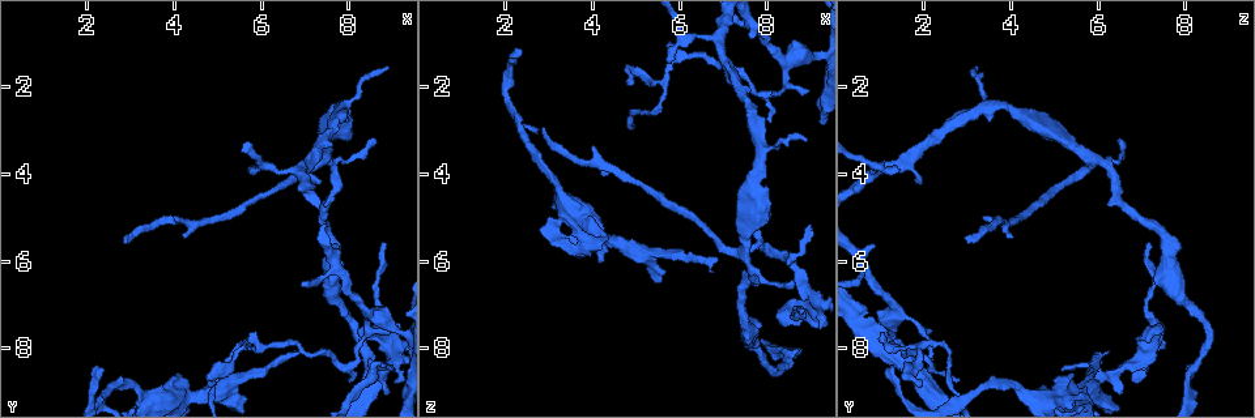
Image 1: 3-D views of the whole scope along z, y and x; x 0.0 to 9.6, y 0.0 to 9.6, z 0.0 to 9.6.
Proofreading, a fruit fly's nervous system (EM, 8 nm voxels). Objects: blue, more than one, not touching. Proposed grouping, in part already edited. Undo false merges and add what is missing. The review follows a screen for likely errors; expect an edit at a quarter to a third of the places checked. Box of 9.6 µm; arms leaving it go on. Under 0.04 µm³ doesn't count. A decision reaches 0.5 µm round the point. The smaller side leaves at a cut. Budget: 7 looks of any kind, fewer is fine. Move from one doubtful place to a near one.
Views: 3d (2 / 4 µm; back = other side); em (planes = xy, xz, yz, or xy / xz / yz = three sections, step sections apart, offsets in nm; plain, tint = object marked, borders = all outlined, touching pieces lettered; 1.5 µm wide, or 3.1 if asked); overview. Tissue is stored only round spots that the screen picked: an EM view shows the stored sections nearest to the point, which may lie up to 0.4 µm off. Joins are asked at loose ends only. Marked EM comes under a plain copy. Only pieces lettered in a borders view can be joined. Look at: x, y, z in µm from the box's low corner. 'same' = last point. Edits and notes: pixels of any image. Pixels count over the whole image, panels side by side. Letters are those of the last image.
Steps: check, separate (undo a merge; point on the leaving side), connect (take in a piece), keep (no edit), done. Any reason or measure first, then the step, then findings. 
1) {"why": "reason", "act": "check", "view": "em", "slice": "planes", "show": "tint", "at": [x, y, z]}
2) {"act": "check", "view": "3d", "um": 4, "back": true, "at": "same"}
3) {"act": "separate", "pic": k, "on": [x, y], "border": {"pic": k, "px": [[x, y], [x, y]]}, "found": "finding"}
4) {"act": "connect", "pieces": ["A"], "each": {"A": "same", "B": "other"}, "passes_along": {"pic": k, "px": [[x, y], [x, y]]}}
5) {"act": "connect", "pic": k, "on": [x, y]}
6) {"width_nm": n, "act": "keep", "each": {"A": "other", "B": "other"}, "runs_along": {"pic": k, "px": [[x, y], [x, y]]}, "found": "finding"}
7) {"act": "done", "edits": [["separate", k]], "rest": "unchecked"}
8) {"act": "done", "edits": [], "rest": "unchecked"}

{"act": "check", "view": "em", "slice": "yz", "step": 8, "show": "tint", "at": [5.55, 7.95, 2.45]}

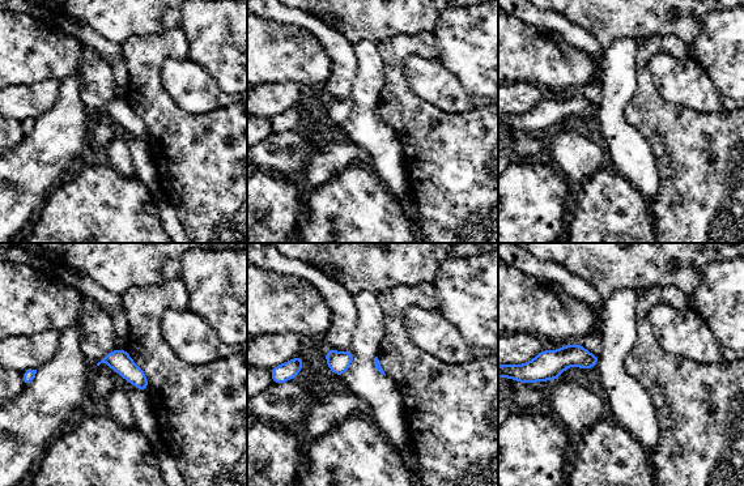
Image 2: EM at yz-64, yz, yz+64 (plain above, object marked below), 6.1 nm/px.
{"why": "another direction", "act": "check", "view": "em", "slice": "planes", "show": "tint", "at": "same"}

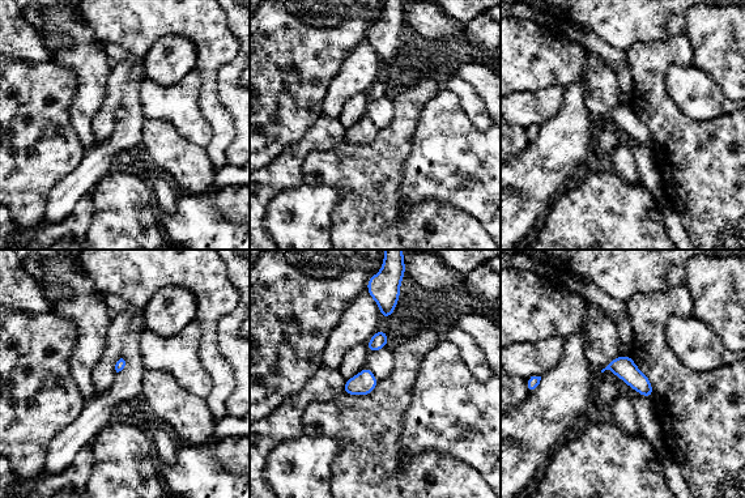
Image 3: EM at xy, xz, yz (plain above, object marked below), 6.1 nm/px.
{"act": "check", "view": "em", "slice": "planes", "show": "borders", "at": "same"}

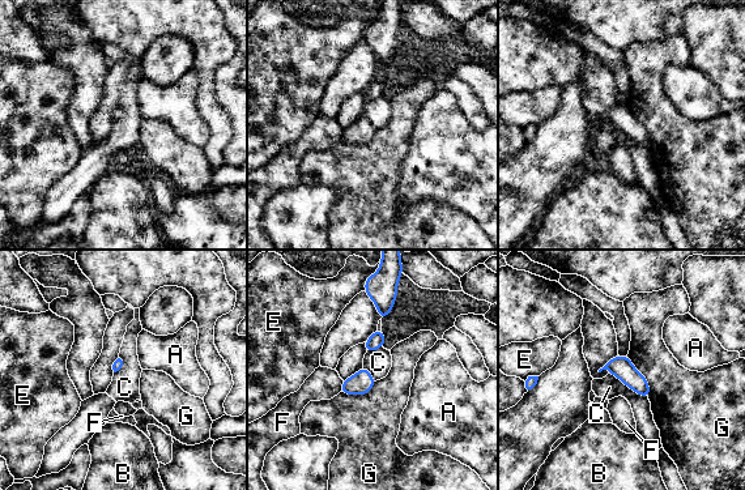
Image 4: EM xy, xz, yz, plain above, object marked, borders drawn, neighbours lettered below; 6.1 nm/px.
{"act": "keep", "each": {"A": "other", "B": "other", "C": "other", "E": "other", "F": "other", "G": "other"}, "border": {"pic": 4, "px": [[611, 373], [647, 399]]}, "found": "all the same neuron"}

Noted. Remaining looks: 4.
{"why": "an open end", "act": "check", "view": "em", "slice": "xz", "step": 4, "show": "tint", "at": [9.00, 7.65, 2.05]}

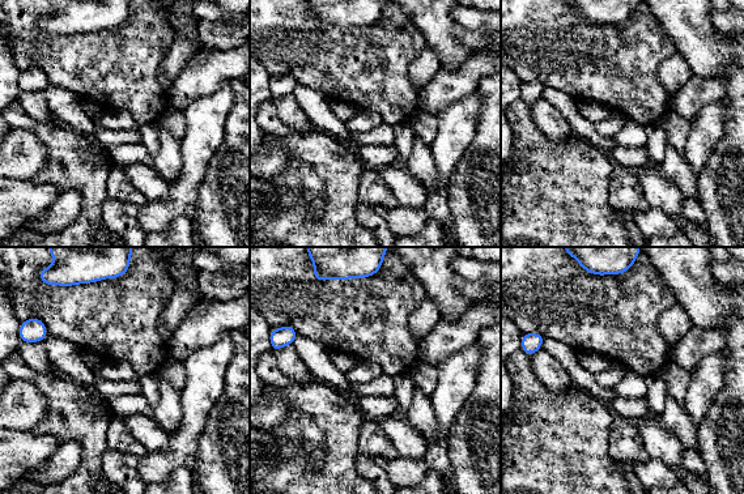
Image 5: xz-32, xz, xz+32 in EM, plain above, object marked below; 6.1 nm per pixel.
{"why": "another direction", "act": "check", "view": "em", "slice": "planes", "show": "borders", "at": "same"}

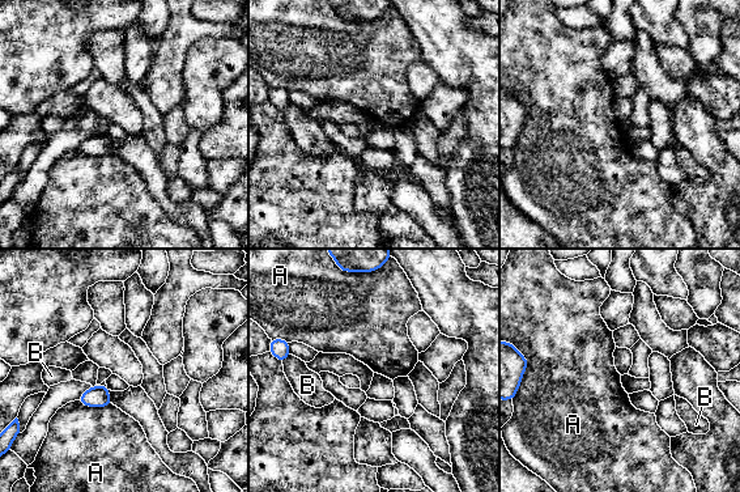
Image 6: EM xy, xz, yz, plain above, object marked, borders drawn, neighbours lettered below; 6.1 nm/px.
{"width_nm": 90, "act": "keep", "each": {"A": "other", "B": "other"}, "border": {"pic": 6, "px": [[76, 401], [94, 407], [111, 404]]}, "found": "none of them fits"}

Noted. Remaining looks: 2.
{"why": "free end", "act": "check", "view": "em", "slice": "planes", "show": "borders", "at": [9.00, 9.05, 6.55]}

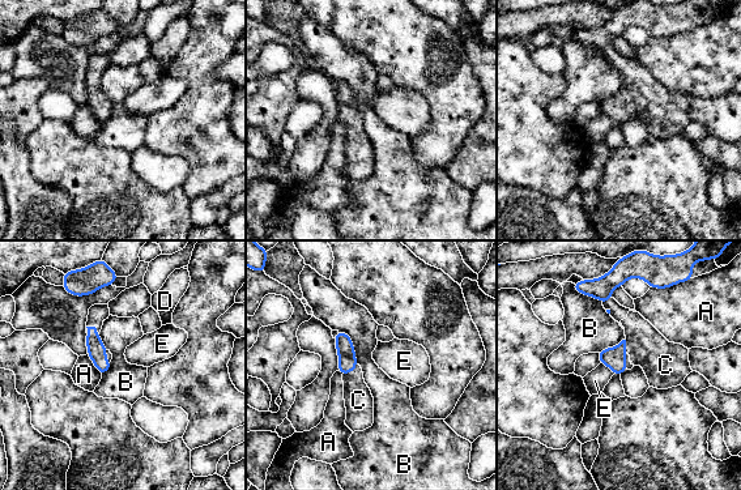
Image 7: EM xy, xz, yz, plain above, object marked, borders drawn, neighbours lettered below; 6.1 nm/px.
{"act": "connect", "pieces": ["C"], "each": {"A": "other", "B": "other", "C": "same", "D": "other", "E": "other"}, "passes_along": {"pic": 7, "px": [[348, 362], [350, 371], [358, 400]]}, "found": "it goes on there"}

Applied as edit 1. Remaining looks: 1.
{"act": "done", "edits": [["connect", 7]], "rest": "unchecked"}

